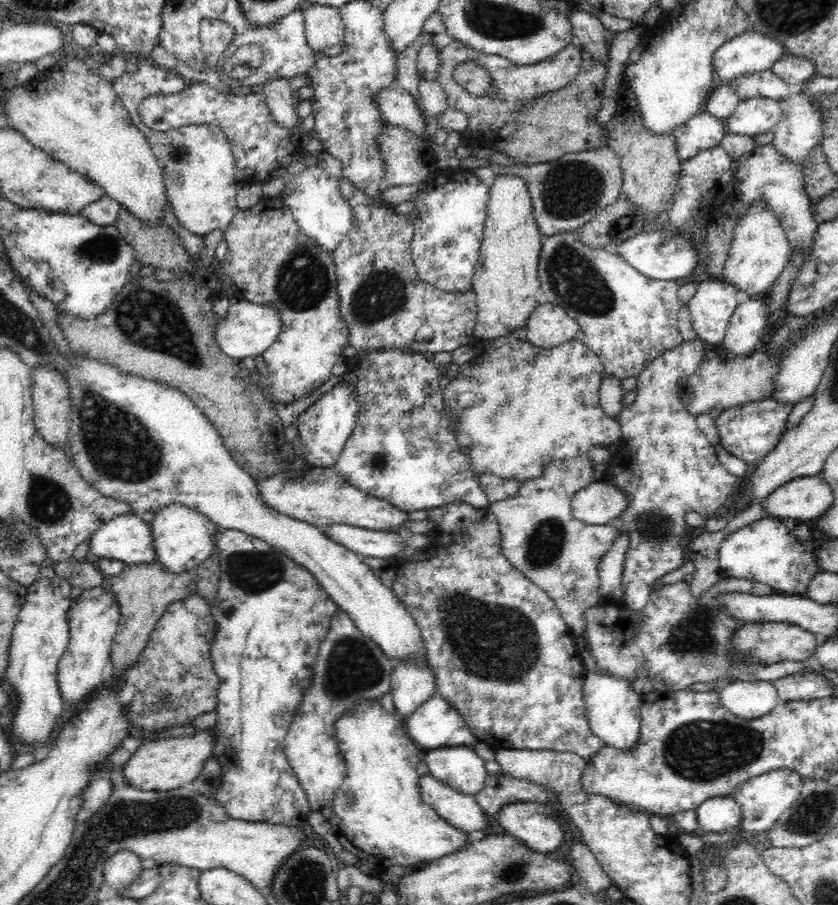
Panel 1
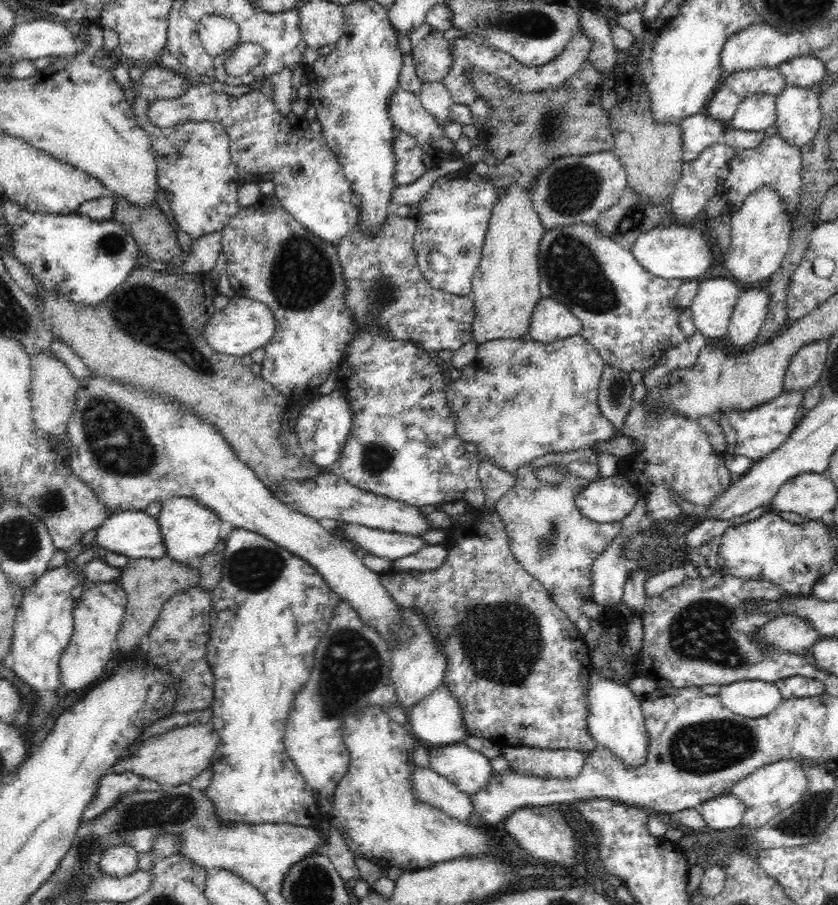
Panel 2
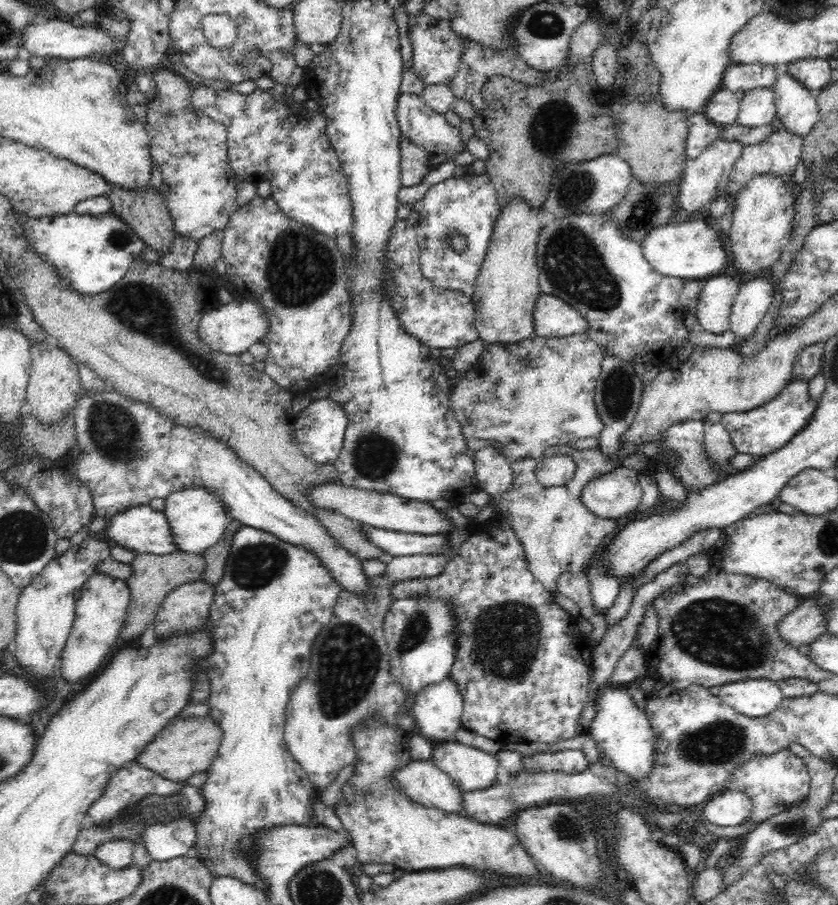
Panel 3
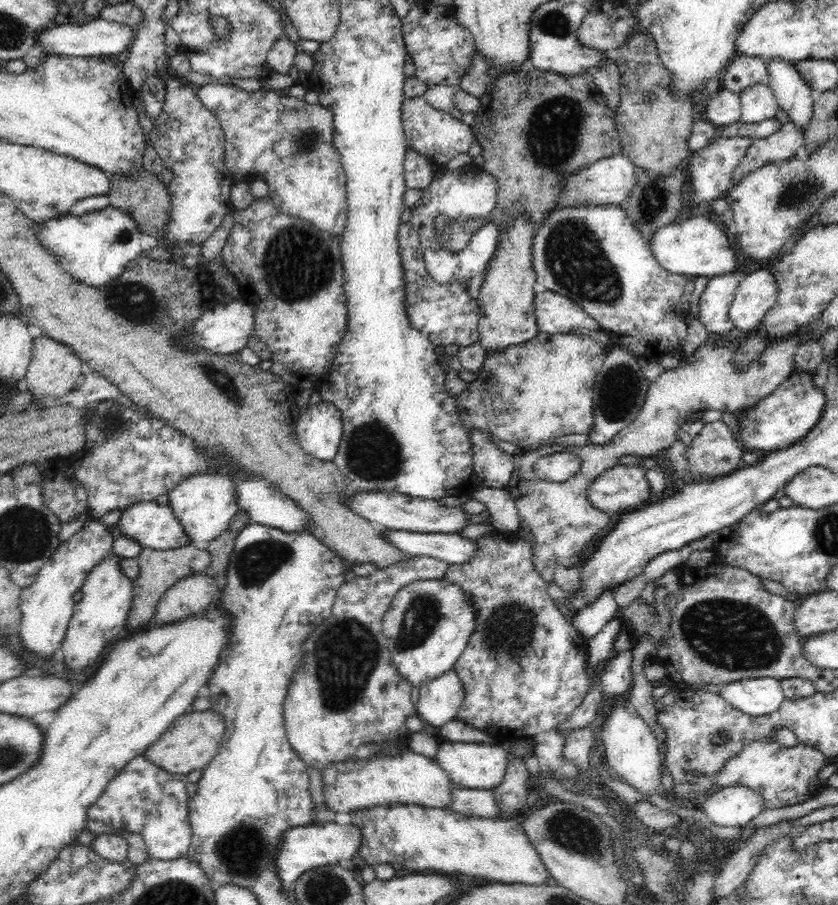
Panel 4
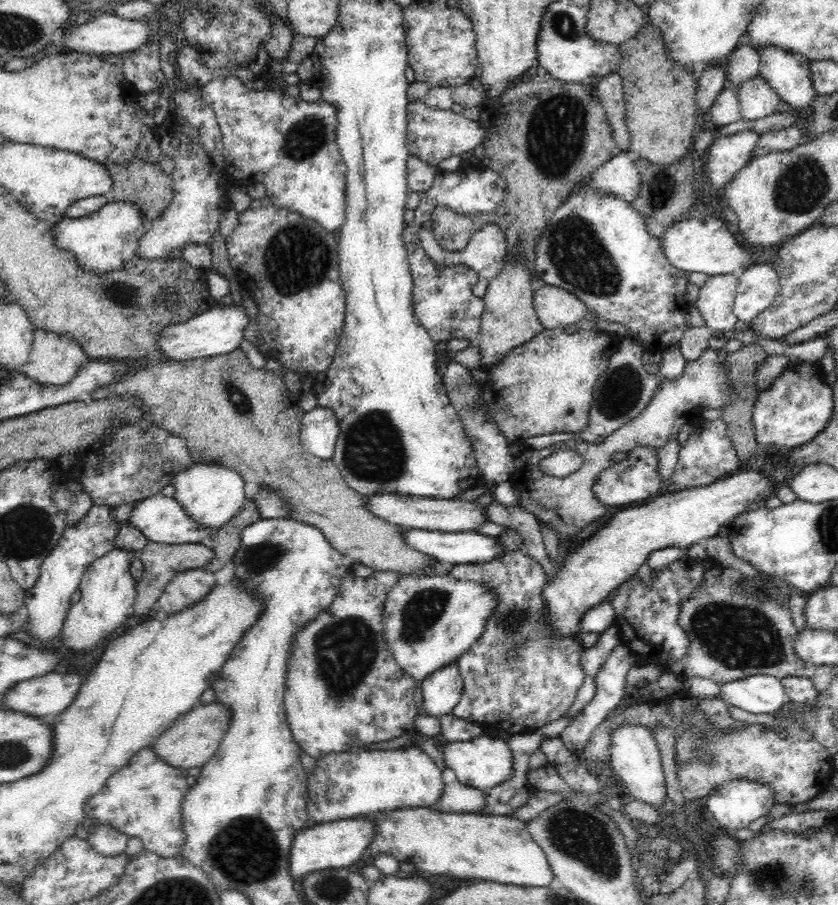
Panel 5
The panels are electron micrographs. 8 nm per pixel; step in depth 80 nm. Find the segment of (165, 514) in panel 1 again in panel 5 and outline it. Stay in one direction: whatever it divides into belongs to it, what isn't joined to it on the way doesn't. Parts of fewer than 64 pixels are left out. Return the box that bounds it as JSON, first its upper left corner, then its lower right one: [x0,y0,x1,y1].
[173,461,246,531]

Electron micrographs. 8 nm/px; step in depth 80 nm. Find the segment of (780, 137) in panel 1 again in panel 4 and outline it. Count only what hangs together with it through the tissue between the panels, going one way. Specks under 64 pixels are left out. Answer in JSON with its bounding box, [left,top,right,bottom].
[766,58,815,128]

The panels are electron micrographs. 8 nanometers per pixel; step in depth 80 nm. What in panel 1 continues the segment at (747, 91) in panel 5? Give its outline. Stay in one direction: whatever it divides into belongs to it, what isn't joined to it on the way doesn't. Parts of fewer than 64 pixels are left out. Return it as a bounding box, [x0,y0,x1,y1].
[726,96,783,136]

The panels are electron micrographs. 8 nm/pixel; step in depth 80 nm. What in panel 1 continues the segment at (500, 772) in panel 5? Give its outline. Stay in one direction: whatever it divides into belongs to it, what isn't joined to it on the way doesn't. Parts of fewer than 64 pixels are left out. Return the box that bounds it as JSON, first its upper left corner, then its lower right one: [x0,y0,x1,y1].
[422,746,489,796]

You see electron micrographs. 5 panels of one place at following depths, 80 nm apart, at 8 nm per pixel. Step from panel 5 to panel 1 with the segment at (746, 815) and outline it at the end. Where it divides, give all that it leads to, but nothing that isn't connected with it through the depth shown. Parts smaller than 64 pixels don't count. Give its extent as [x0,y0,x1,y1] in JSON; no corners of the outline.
[695,796,741,838]

